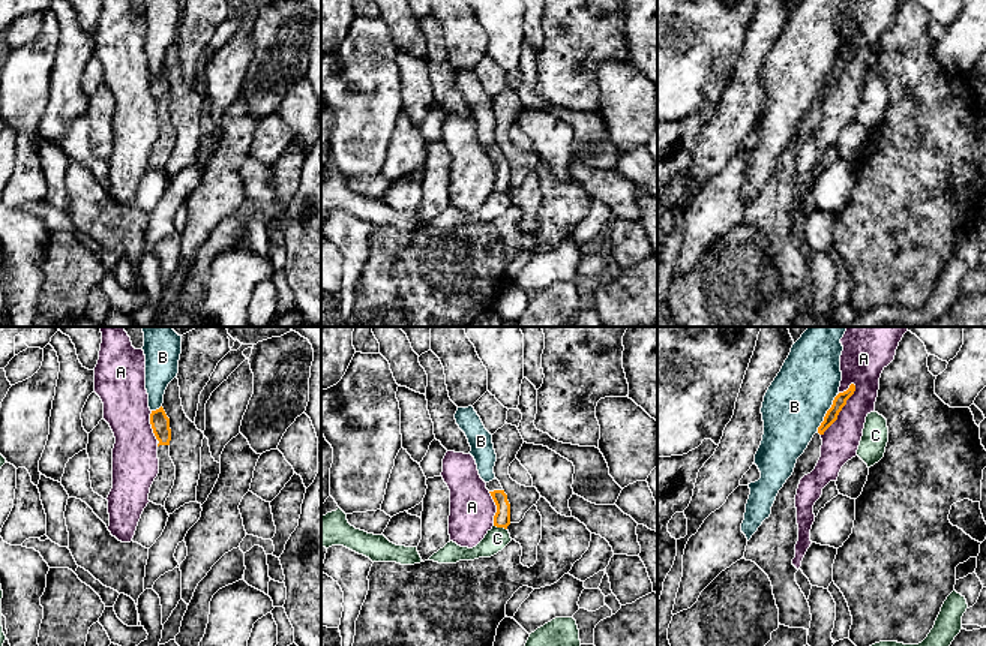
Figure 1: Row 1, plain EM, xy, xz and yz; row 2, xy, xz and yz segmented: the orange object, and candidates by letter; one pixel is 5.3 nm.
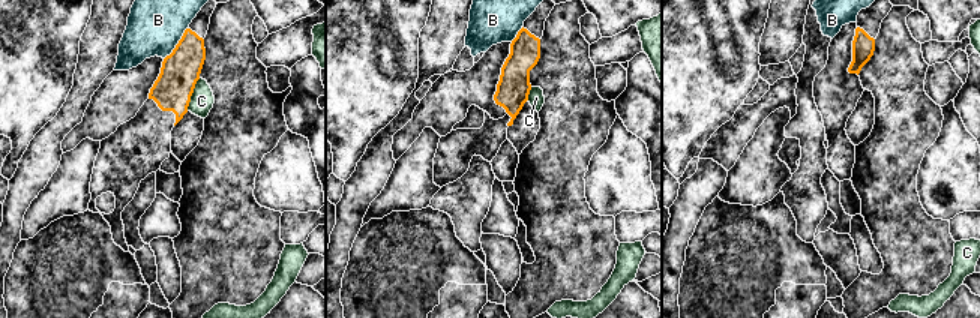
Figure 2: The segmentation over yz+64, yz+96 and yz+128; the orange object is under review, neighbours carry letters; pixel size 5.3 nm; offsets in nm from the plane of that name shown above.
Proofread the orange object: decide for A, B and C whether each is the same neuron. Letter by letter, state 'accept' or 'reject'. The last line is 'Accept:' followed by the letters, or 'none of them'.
A: reject
B: reject
C: reject
Accept: none of them

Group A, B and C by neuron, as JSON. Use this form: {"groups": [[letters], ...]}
{"groups": [["A"], ["B"], ["C"]]}

